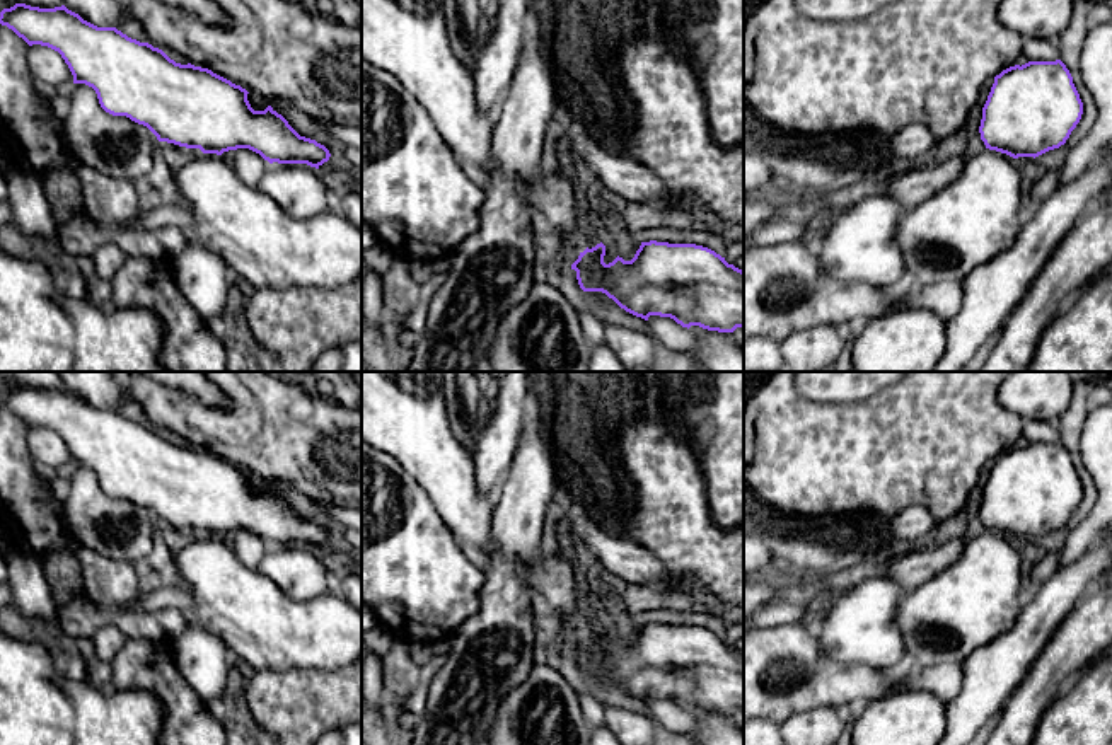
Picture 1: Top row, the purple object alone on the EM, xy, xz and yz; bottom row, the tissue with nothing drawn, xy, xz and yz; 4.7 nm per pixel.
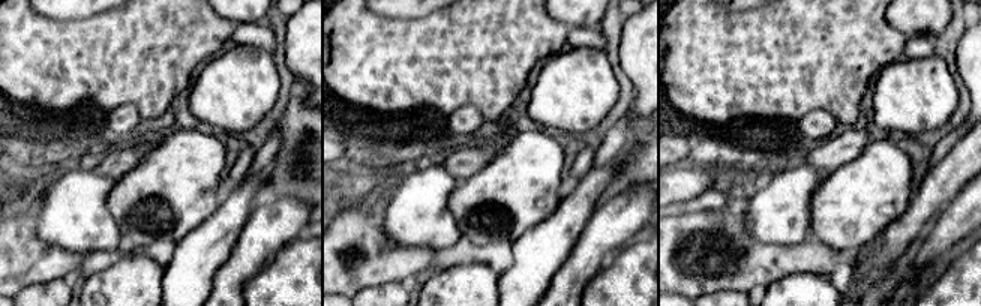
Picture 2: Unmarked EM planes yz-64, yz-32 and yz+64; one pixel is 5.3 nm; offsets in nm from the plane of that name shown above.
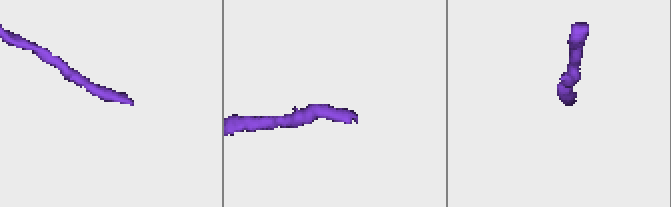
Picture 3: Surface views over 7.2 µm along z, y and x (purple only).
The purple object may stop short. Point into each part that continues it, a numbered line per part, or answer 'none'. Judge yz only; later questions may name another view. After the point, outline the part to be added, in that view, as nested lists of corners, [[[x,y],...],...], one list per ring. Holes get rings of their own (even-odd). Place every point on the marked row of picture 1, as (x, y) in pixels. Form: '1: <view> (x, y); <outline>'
none

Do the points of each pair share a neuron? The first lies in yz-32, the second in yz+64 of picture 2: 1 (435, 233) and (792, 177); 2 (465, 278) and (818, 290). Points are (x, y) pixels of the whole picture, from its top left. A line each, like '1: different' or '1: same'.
1: same
2: same

